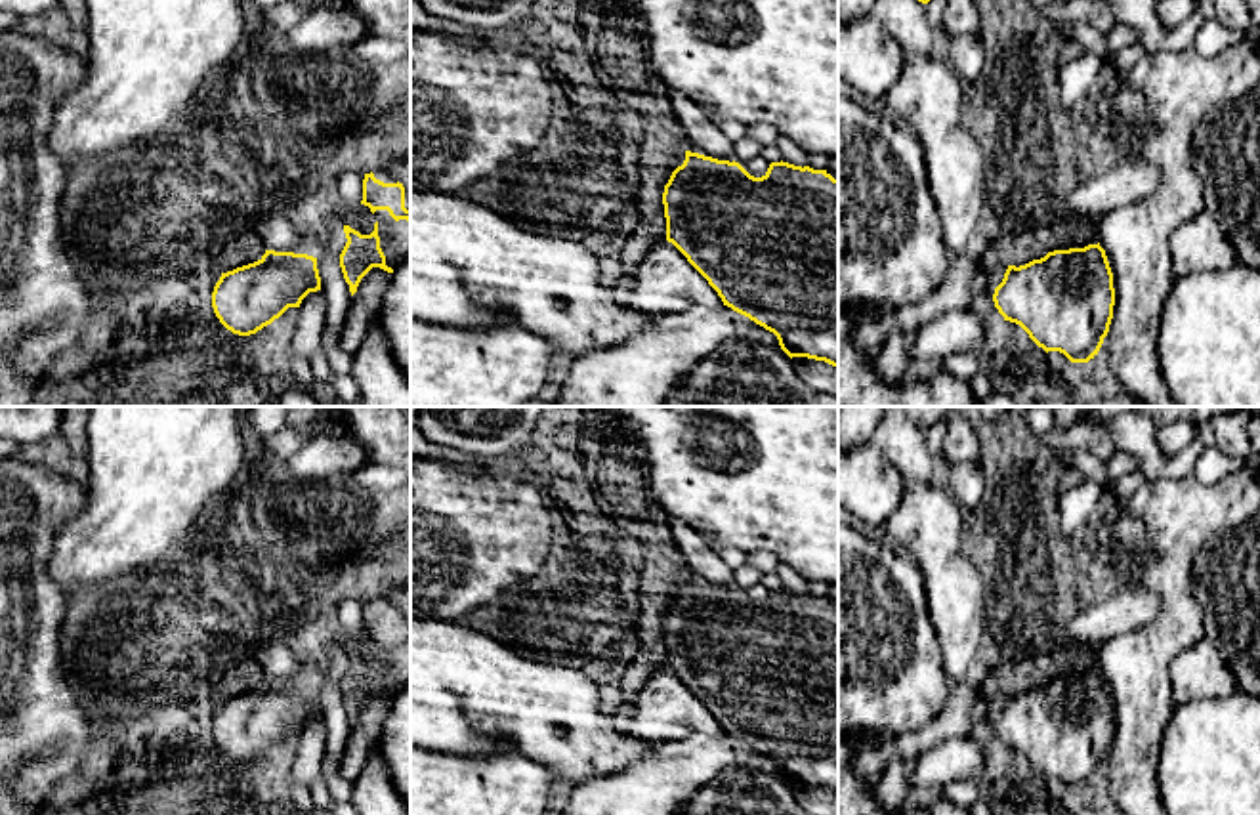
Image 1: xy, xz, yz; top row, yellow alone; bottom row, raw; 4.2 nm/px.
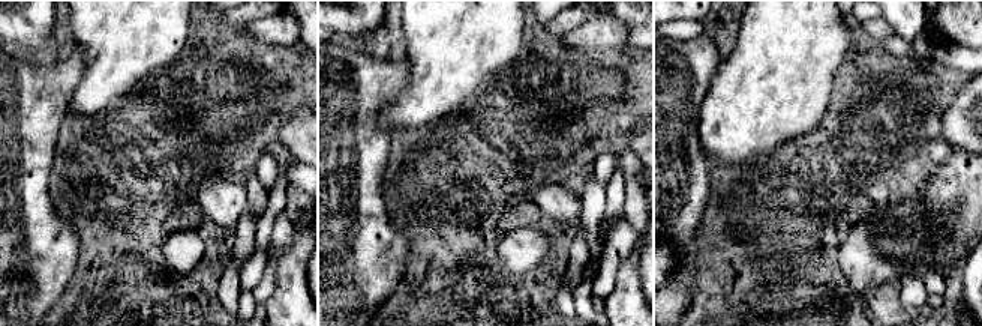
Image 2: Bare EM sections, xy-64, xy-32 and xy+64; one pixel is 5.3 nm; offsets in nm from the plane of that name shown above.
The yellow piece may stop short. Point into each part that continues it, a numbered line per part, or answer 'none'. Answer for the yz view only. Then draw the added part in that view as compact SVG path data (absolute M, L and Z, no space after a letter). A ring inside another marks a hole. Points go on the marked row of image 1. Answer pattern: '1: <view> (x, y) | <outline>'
none

